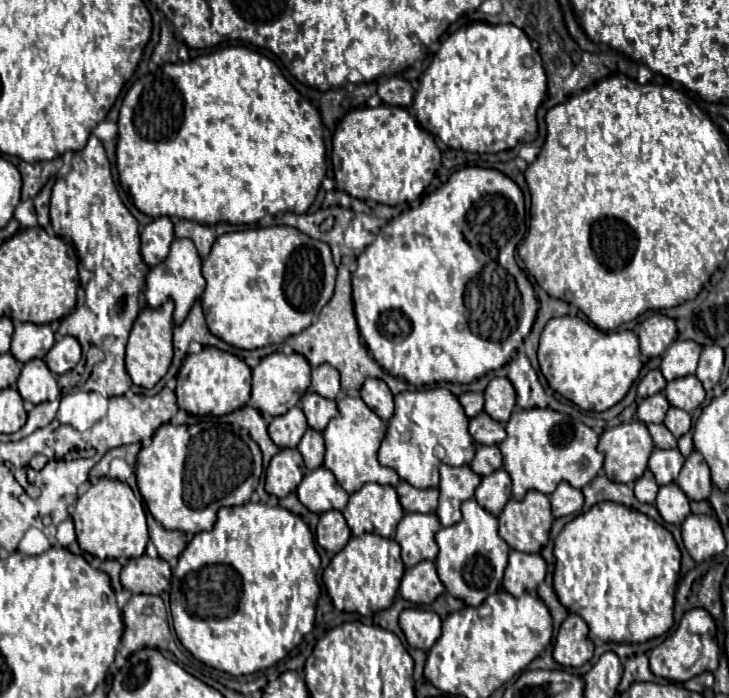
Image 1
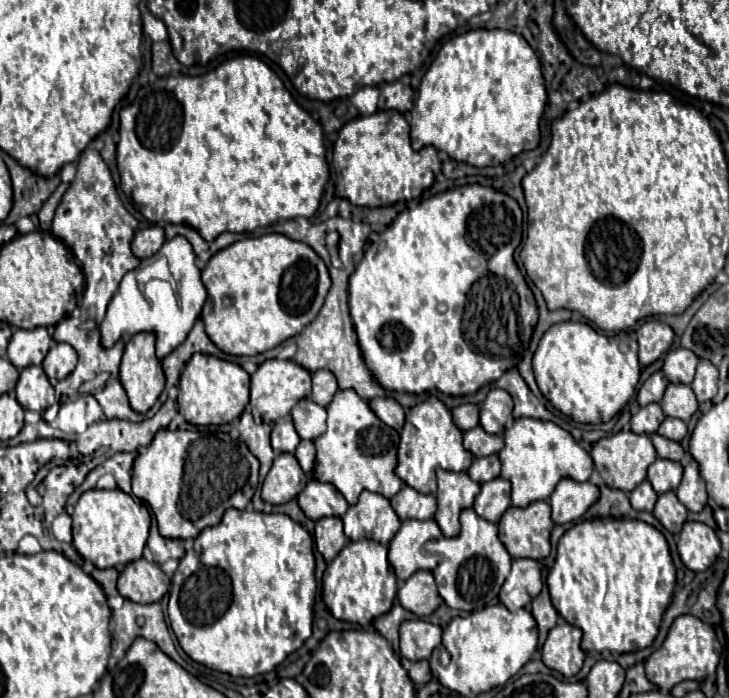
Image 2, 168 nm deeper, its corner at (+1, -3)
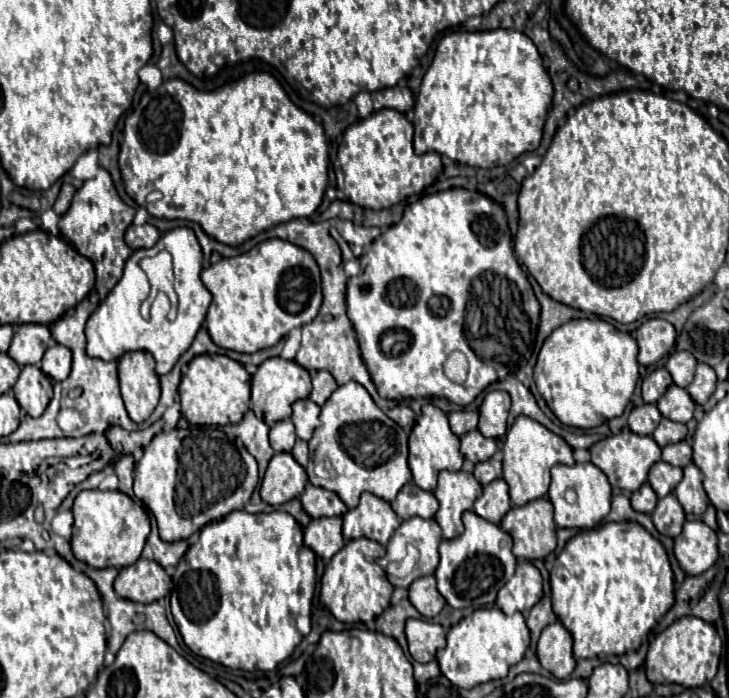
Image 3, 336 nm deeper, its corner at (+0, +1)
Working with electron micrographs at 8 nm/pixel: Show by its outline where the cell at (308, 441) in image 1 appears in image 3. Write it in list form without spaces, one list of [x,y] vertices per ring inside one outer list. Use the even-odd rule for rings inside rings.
[[[298,439],[296,445],[294,445],[294,449],[292,449],[292,455],[294,455],[294,459],[296,459],[302,467],[306,467],[306,465],[308,465],[308,443]]]

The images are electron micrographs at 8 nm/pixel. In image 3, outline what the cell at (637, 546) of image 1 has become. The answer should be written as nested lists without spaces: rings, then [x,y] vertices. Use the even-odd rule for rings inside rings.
[[[632,521],[604,523],[574,535],[550,571],[550,587],[554,613],[572,633],[574,655],[578,659],[596,657],[602,653],[624,655],[628,651],[636,651],[658,619],[674,605],[674,573],[668,561],[668,553],[656,537]]]

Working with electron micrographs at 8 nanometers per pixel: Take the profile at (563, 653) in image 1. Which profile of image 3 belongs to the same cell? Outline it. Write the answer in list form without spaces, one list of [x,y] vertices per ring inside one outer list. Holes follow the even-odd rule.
[[[560,621],[542,631],[538,641],[538,659],[542,667],[558,679],[566,679],[574,671],[576,657],[572,653],[572,635]]]

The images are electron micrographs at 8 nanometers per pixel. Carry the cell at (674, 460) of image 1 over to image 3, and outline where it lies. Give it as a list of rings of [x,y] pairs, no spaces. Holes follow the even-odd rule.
[[[658,461],[652,465],[650,475],[648,475],[648,483],[652,485],[652,489],[656,491],[658,497],[666,497],[668,493],[674,491],[674,487],[680,483],[682,479],[682,469],[674,467],[666,461]]]

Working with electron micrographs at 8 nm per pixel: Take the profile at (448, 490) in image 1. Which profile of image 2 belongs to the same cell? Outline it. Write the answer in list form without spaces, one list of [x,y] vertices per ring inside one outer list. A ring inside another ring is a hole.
[[[437,471],[437,513],[435,521],[441,527],[441,533],[445,537],[457,537],[461,525],[459,525],[459,513],[463,509],[469,509],[473,505],[475,495],[479,493],[479,485],[463,471],[463,473],[451,473],[451,471]]]

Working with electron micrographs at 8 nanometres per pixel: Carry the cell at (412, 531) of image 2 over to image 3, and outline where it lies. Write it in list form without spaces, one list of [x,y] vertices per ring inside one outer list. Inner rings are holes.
[[[412,517],[408,521],[402,521],[396,533],[388,541],[388,561],[400,561],[404,559],[406,545],[414,545],[420,551],[420,559],[416,563],[416,569],[404,577],[396,579],[394,585],[408,587],[414,579],[422,575],[432,575],[438,567],[438,545],[442,541],[442,529],[434,519],[422,519]]]

